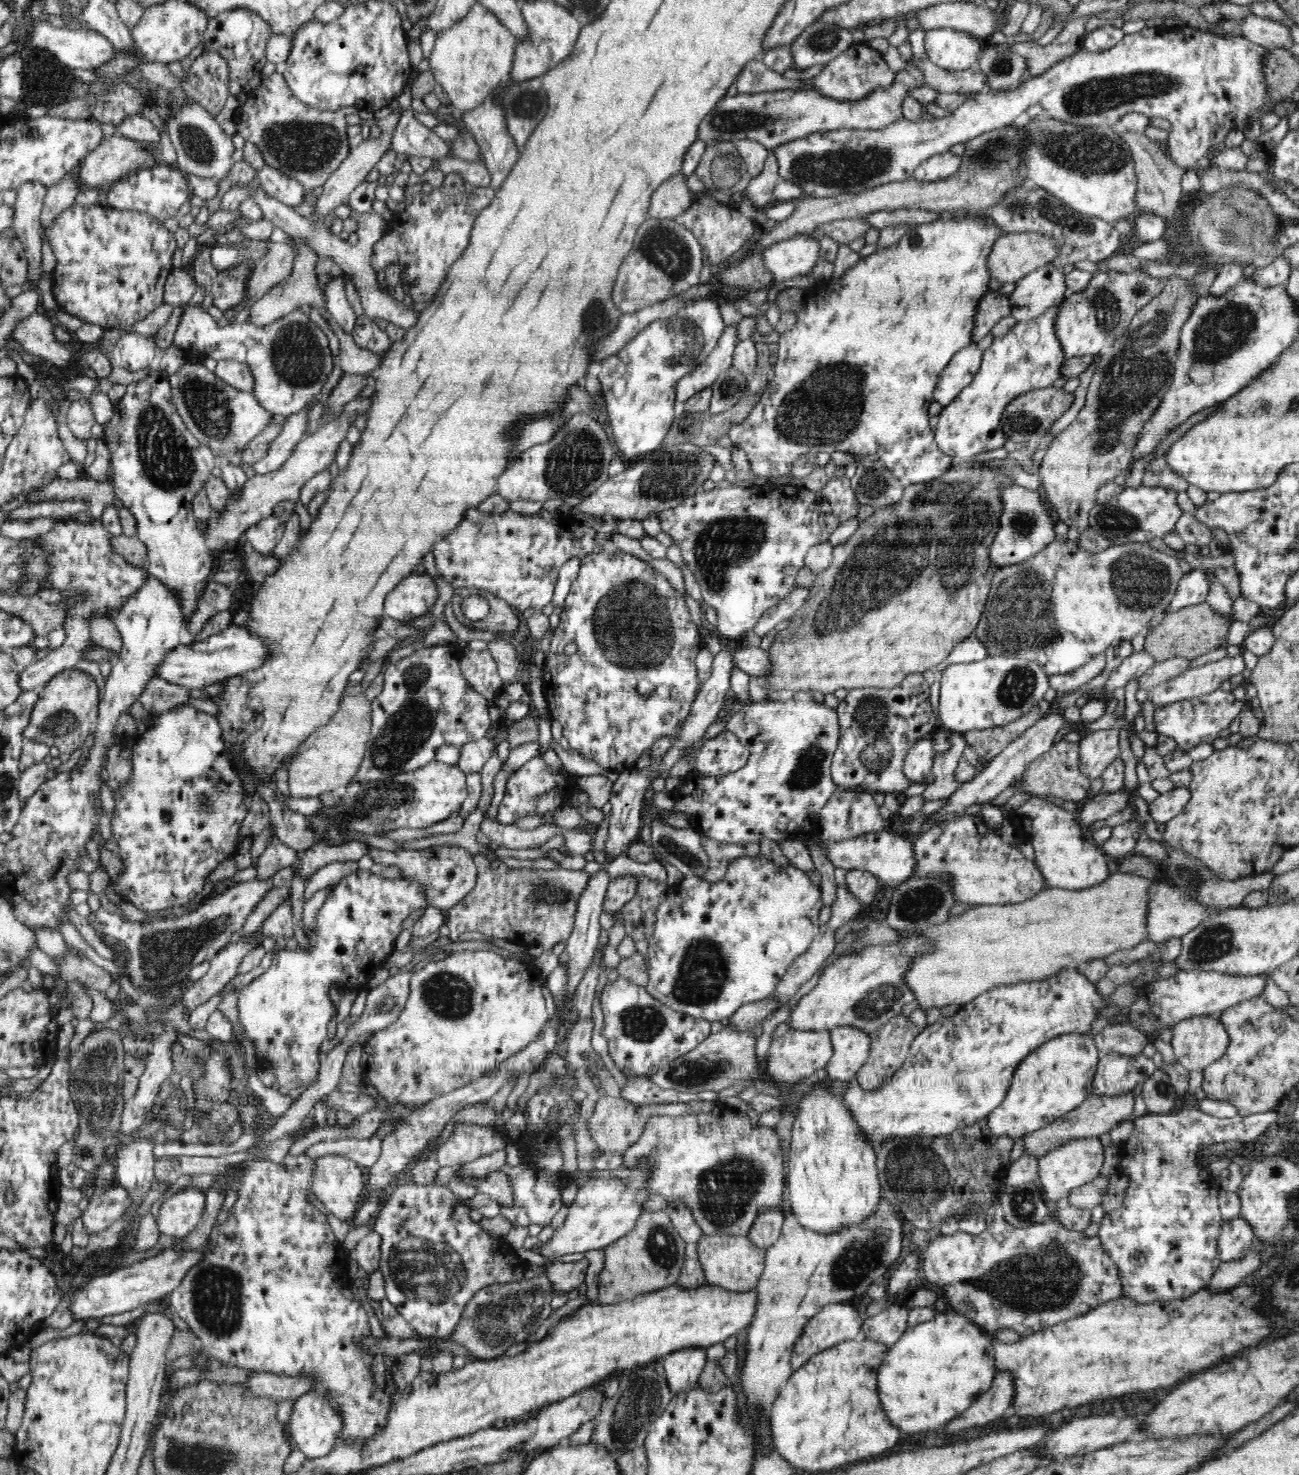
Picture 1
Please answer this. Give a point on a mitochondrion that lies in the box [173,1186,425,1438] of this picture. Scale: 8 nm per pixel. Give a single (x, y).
(217, 1295)

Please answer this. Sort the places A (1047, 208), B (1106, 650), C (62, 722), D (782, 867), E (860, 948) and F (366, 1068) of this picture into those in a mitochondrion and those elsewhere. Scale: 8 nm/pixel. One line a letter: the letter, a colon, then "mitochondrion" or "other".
A: mitochondrion
B: other
C: mitochondrion
D: other
E: other
F: other

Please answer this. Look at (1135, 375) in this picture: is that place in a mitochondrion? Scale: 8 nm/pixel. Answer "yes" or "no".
yes

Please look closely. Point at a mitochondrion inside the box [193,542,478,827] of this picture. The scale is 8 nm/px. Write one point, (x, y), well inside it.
(406, 732)

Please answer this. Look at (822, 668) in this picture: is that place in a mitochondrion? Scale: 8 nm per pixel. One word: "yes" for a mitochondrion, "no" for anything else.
no

